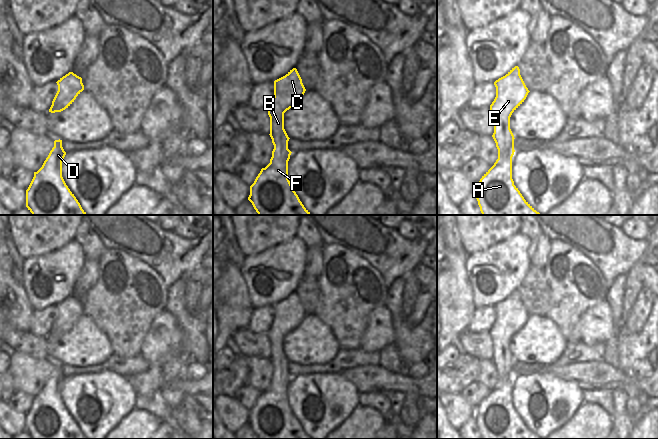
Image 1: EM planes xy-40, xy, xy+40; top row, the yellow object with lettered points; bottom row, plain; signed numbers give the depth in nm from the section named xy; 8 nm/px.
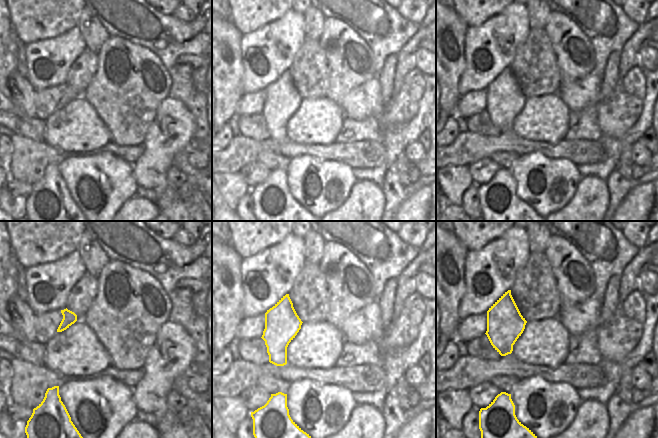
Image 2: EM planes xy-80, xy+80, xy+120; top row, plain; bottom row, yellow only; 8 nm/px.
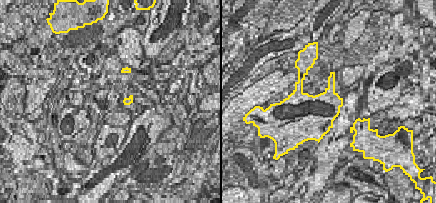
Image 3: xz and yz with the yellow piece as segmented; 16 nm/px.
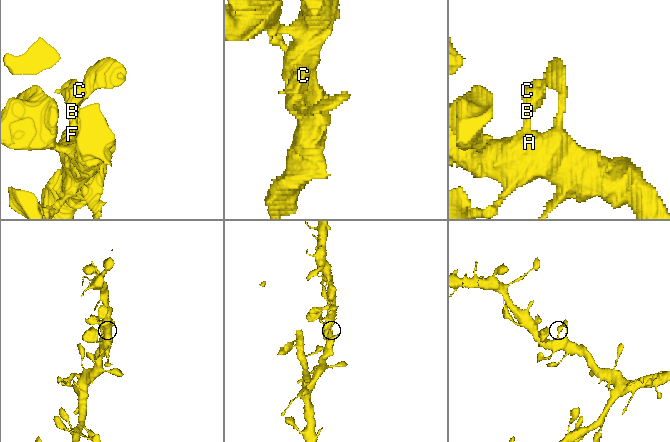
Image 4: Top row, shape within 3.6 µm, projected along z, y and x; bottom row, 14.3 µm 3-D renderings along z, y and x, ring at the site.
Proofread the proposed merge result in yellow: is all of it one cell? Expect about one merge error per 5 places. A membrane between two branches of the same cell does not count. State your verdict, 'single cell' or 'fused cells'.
single cell

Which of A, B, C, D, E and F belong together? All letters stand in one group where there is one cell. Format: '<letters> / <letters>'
A B C D E F

